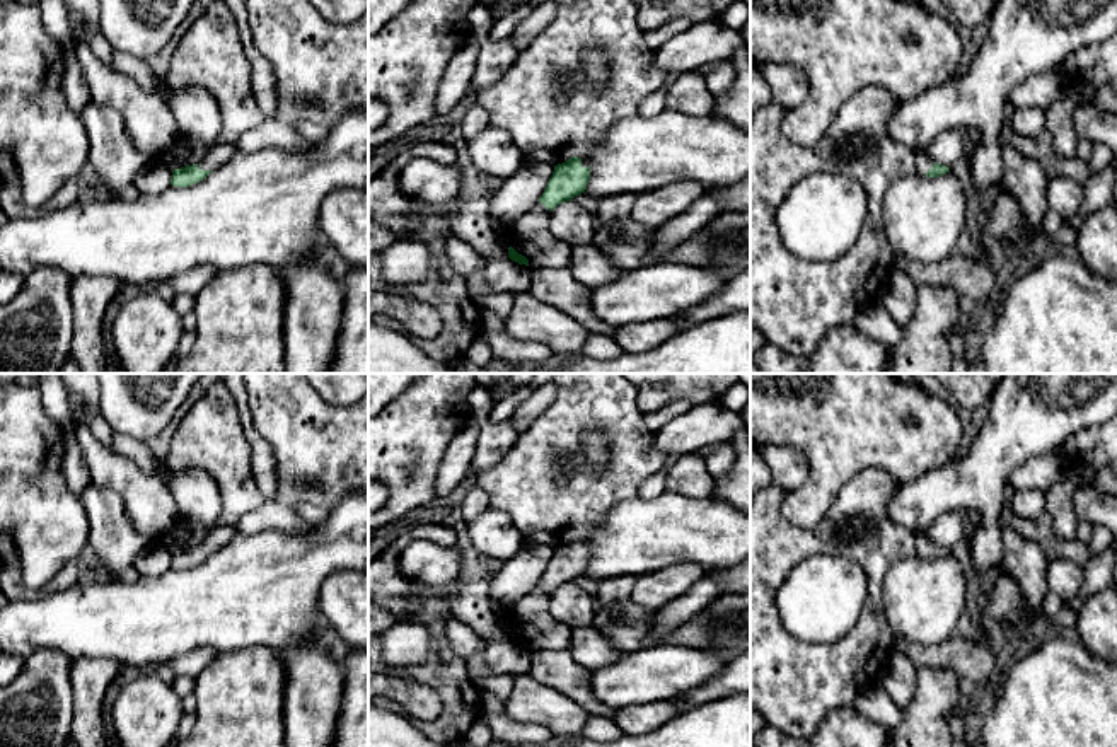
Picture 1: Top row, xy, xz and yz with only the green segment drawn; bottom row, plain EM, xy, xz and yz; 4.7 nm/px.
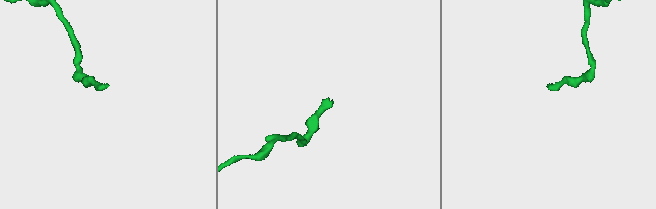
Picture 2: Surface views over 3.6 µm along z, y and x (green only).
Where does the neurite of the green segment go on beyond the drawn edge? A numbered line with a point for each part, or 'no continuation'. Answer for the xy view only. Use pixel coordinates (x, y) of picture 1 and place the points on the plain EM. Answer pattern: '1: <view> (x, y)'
1: xy (219, 536)

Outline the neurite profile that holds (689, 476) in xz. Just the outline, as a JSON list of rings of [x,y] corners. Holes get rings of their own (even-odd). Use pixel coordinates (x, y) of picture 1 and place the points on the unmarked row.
[[[687,454],[675,459],[668,467],[665,489],[691,498],[708,498],[715,491],[716,479],[706,467],[706,455]]]

